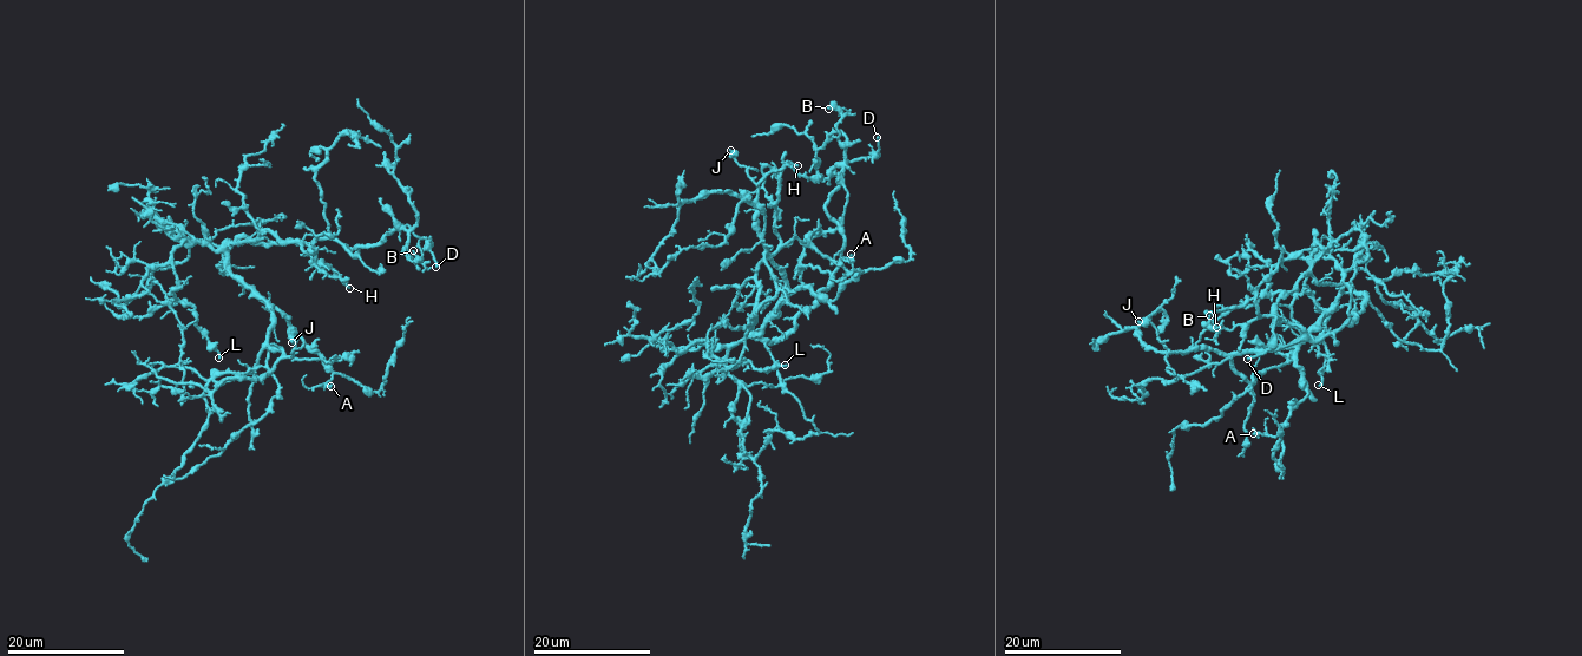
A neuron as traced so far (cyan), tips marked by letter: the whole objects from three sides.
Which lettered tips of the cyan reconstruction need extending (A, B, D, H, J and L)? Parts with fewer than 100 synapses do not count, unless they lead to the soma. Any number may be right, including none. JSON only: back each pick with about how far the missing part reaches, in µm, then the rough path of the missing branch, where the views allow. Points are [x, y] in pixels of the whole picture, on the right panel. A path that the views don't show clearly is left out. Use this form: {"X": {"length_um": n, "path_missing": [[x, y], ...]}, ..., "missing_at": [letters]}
{"missing_at": []}

